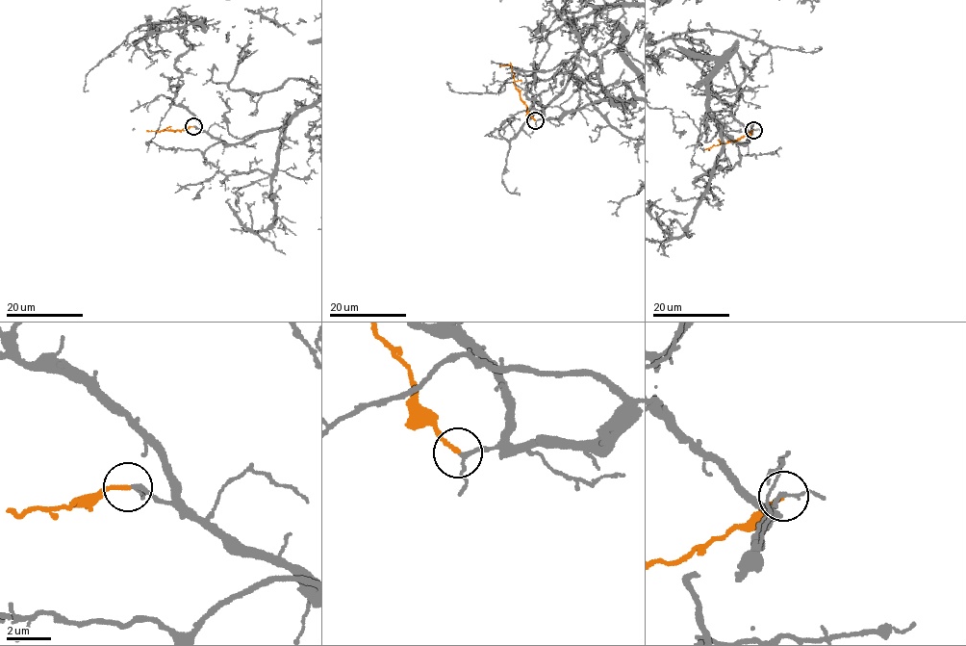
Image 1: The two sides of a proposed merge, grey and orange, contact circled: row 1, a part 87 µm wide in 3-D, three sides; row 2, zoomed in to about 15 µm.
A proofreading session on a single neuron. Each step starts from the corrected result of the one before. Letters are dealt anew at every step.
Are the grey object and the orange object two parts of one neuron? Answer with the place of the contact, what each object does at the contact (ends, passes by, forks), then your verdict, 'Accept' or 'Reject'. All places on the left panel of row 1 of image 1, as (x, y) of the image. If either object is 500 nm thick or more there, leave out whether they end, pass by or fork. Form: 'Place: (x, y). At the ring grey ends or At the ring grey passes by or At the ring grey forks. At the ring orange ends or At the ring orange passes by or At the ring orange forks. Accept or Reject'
Place: (193, 126). At the ring grey passes by. At the ring orange ends. Accept

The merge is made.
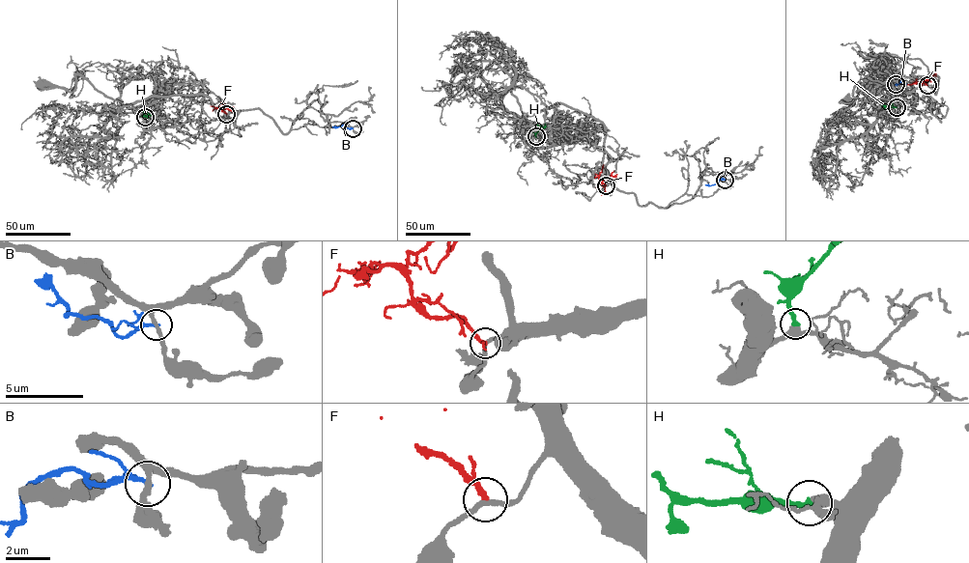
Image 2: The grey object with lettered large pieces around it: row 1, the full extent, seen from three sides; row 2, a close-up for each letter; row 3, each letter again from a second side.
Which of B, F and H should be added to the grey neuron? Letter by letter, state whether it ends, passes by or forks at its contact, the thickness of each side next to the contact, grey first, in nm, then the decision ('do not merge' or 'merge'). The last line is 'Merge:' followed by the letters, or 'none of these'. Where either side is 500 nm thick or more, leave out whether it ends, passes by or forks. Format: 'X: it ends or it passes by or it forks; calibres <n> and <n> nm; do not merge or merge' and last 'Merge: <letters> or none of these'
B: it passes by; calibres 220 and 150 nm; do not merge
F: it ends; calibres 200 and 260 nm; do not merge
H: it ends; calibres 400 and 280 nm; merge
Merge: H

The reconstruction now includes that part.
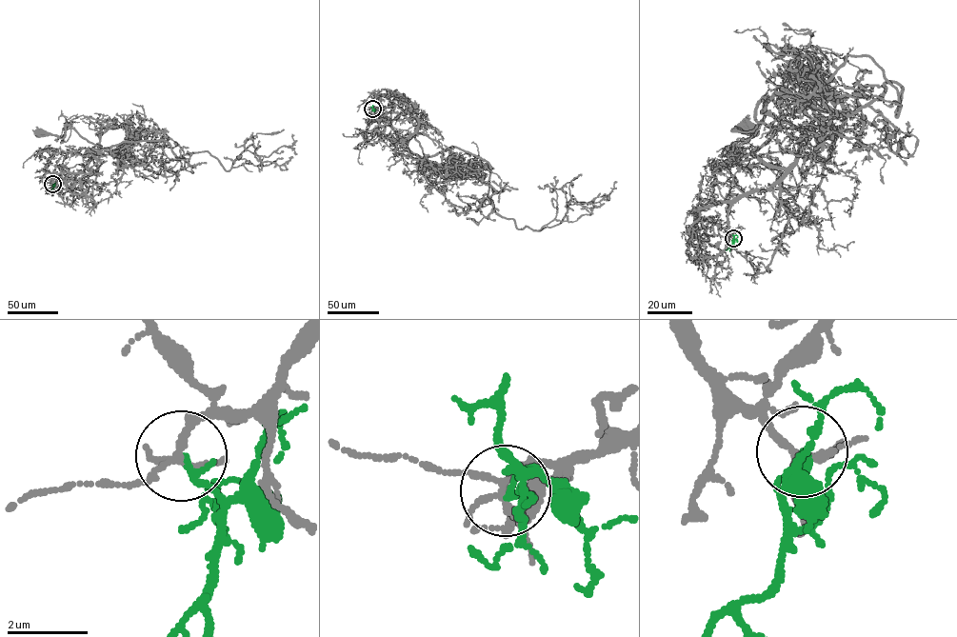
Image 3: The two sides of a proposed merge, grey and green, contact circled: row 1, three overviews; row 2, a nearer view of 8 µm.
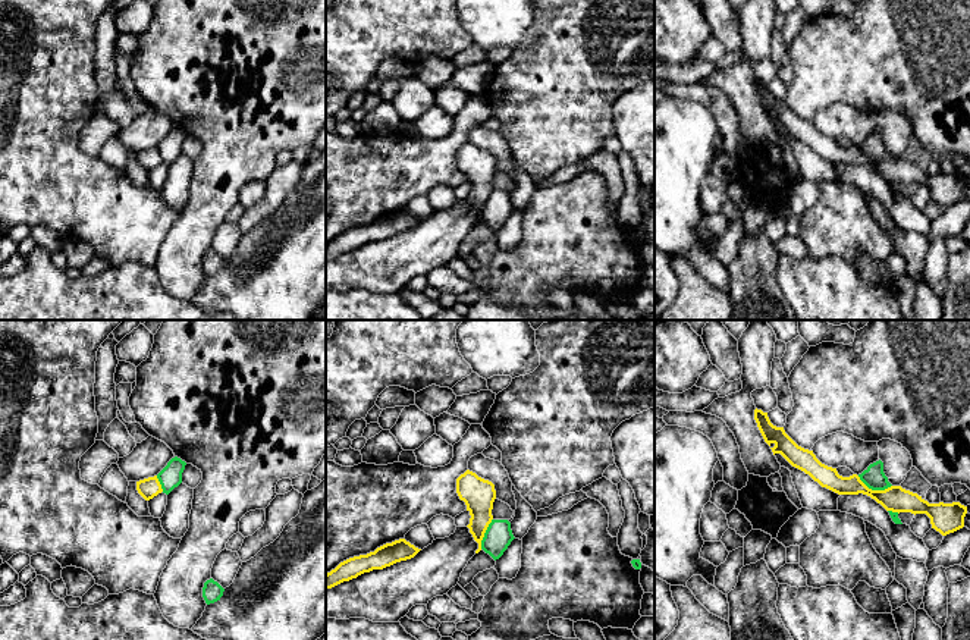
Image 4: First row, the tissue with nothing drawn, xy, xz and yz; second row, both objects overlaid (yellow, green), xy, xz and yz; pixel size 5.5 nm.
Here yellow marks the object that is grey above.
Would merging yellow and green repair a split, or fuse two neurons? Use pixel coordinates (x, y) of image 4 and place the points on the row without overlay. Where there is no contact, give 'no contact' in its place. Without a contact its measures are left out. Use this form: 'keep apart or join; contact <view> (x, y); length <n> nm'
keep apart; contact yz (875, 162); length 200 nm

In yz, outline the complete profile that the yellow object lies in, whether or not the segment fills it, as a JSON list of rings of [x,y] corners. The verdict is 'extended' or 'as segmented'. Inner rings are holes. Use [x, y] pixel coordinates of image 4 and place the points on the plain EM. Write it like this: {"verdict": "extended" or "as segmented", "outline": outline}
{"verdict": "as segmented", "outline": [[[754,81],[757,98],[770,117],[773,126],[781,125],[792,138],[809,145],[822,159],[826,159],[838,166],[867,166],[880,175],[886,182],[926,185],[930,189],[932,200],[942,207],[954,204],[964,198],[967,178],[960,173],[952,175],[929,175],[917,164],[891,157],[885,161],[869,160],[857,145],[842,148],[836,139],[822,135],[813,122],[798,117],[784,101],[770,94],[767,84]]]}

